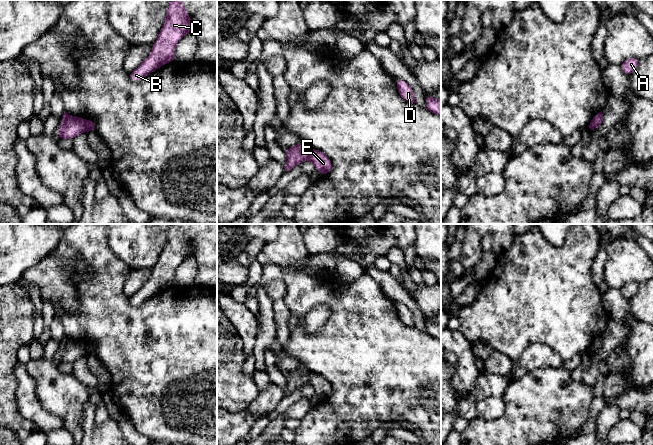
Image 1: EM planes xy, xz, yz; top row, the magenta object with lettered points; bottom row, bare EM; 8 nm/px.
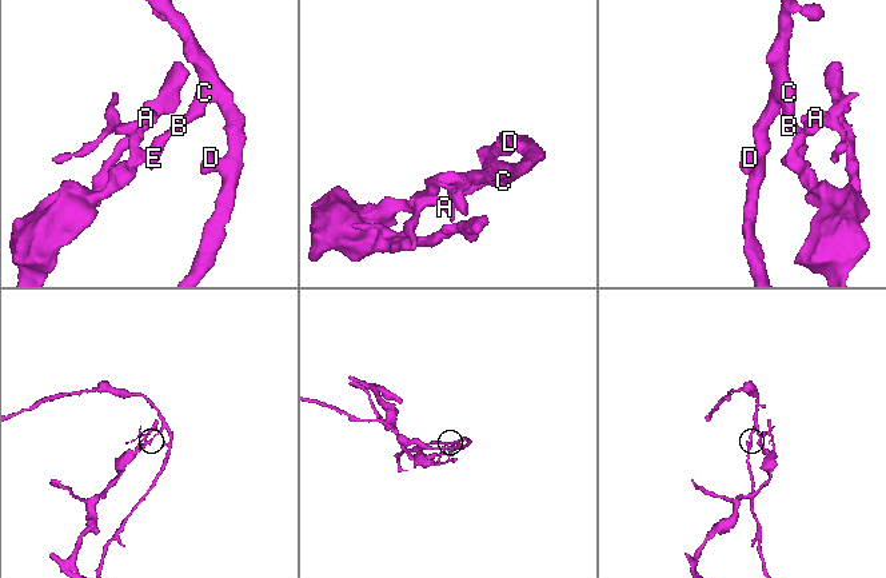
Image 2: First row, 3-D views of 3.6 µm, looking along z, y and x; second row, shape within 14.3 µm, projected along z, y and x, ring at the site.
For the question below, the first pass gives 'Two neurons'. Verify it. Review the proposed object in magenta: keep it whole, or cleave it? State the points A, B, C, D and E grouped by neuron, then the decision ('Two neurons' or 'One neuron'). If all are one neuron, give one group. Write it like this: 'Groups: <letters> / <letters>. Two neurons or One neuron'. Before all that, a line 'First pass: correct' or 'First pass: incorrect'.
First pass: correct
Groups: A / B C D E. Two neurons

